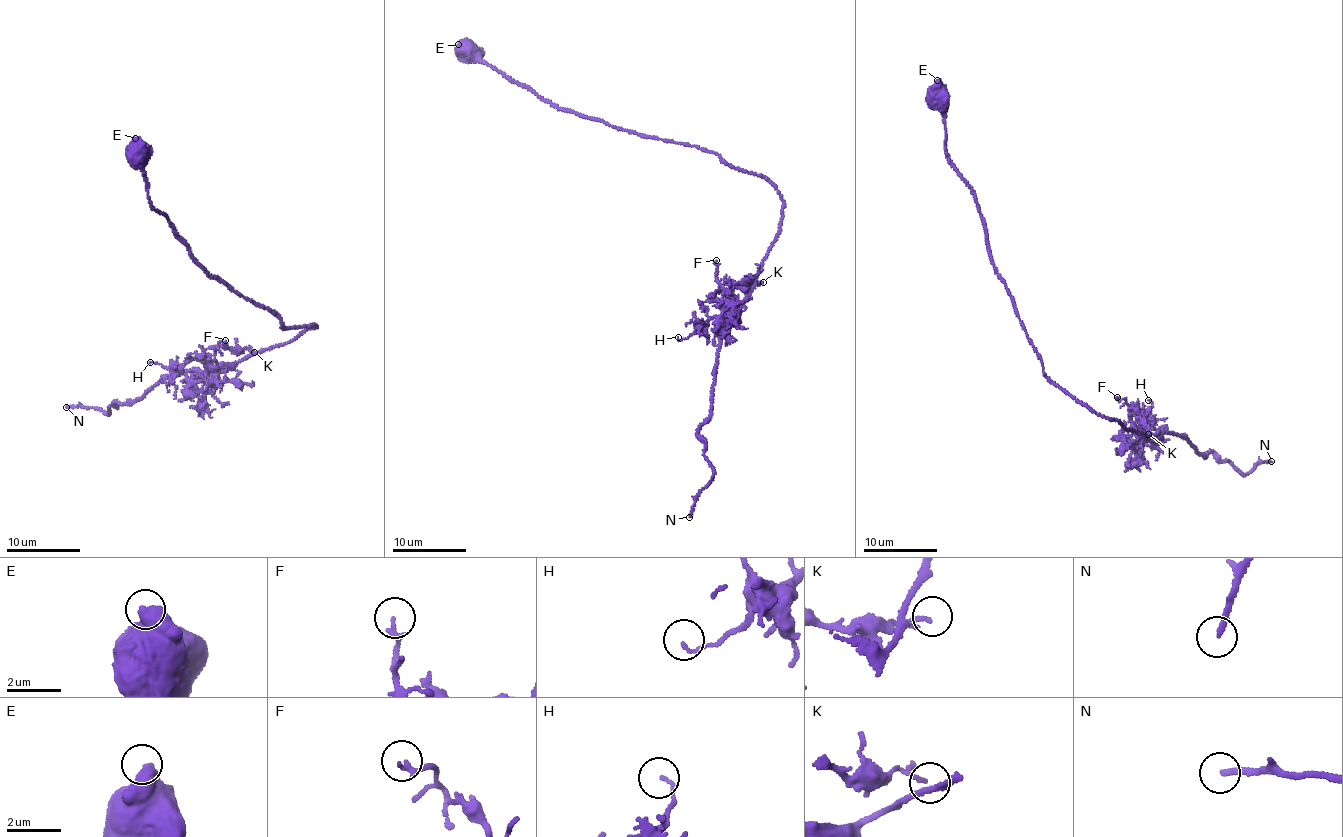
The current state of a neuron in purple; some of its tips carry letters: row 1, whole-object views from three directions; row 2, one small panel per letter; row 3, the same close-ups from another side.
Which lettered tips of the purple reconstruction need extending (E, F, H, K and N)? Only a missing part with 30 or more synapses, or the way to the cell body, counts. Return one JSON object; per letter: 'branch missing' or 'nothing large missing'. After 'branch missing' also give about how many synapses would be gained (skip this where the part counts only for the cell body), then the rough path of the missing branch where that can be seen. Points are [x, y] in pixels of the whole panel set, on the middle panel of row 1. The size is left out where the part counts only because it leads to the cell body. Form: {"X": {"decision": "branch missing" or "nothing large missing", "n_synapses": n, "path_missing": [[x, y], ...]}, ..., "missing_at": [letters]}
{"E": {"decision": "nothing large missing"}, "F": {"decision": "nothing large missing"}, "H": {"decision": "nothing large missing"}, "K": {"decision": "nothing large missing"}, "N": {"decision": "branch missing", "n_synapses": 100, "path_missing": [[689, 517], [682, 521], [674, 519], [679, 504], [693, 496], [693, 489], [704, 475]]}, "missing_at": ["N"]}

